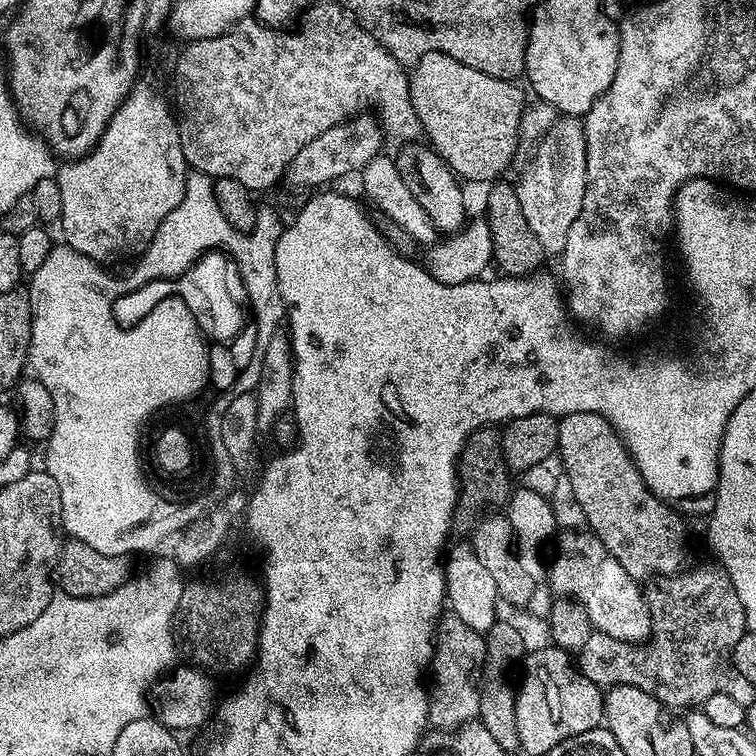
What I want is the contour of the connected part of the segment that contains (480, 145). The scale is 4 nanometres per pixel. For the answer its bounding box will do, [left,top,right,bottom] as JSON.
[408,52,526,185]

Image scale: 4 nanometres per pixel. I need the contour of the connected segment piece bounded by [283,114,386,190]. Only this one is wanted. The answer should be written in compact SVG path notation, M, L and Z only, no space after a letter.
M360 114L351 122L345 122L326 130L326 134L318 134L314 142L302 146L298 154L288 164L284 171L283 179L288 180L292 188L312 188L308 190L320 190L325 186L332 186L335 180L348 176L351 172L360 174L365 166L376 156L381 155L380 143L385 143L386 137L381 131L379 123L372 120L368 114Z

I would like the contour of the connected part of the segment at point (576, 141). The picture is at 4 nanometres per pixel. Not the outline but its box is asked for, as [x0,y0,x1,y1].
[515,115,586,253]

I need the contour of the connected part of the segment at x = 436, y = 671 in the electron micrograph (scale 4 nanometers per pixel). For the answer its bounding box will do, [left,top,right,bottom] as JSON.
[428,614,486,734]

